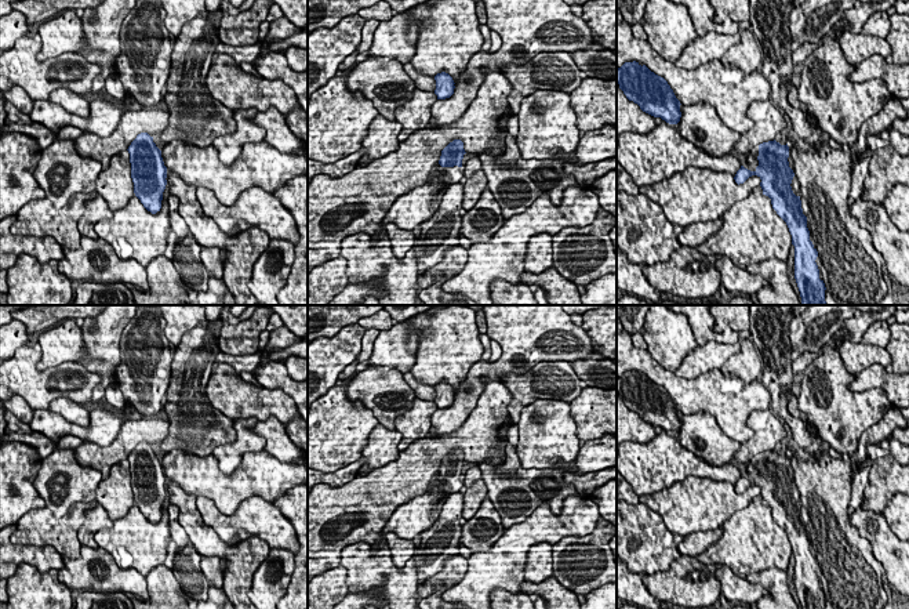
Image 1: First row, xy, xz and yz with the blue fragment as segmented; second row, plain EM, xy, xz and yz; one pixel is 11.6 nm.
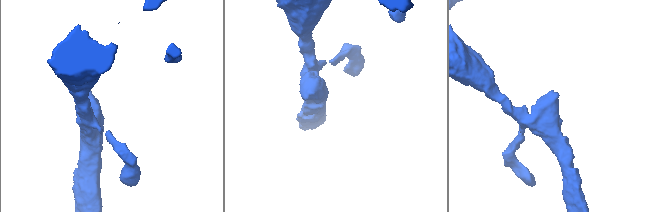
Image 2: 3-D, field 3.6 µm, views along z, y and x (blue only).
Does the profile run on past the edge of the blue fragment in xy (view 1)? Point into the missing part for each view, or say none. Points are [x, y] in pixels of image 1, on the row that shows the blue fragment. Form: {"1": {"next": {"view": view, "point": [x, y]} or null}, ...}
{"1": {"next": null}}

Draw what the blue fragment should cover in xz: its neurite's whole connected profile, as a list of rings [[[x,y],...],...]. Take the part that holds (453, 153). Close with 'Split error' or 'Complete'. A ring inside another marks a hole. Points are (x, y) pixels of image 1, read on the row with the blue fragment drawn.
[[[454,139],[443,151],[439,164],[447,170],[444,181],[448,184],[457,184],[463,177],[462,159],[465,155],[463,142]]]. Split error

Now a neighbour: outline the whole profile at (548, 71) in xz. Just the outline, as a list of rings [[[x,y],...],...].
[[[539,52],[526,65],[508,65],[501,72],[513,86],[508,102],[515,115],[521,101],[537,90],[570,94],[581,83],[581,70],[568,52]]]

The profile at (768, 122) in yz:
[[[753,101],[746,112],[755,126],[741,134],[734,149],[738,153],[748,155],[750,149],[759,144],[774,141],[786,127],[786,122],[779,110],[767,101]]]

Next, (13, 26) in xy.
[[[12,10],[0,17],[0,55],[11,50],[18,39],[30,35],[30,32],[32,28],[22,12]]]

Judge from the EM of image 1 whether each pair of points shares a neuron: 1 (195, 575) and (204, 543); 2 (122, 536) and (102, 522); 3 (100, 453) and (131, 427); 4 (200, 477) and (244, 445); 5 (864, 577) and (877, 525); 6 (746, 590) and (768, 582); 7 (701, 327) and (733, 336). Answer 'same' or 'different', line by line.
1: different
2: different
3: same
4: different
5: different
6: different
7: same

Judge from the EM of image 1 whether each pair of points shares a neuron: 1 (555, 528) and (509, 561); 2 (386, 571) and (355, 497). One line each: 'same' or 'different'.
1: same
2: different

